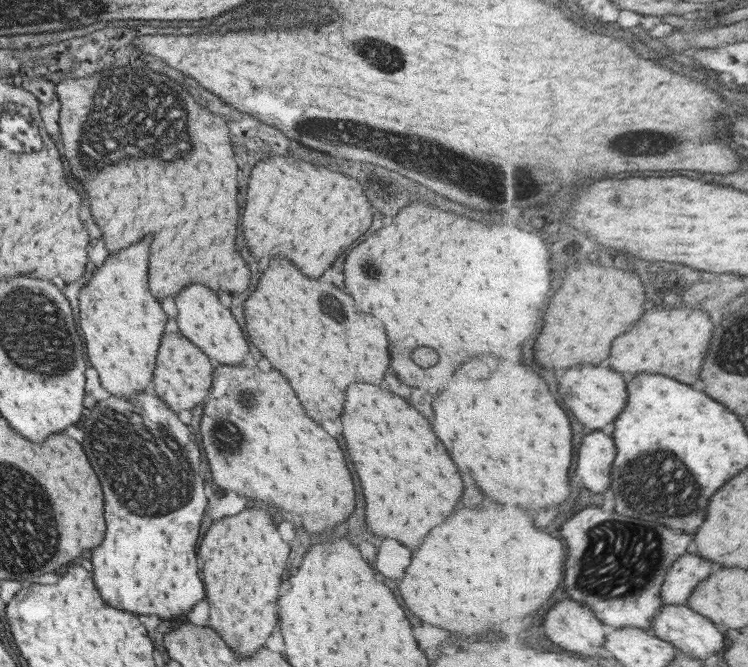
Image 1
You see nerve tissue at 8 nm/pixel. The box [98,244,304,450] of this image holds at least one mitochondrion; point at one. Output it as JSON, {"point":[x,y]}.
{"point":[248,400]}

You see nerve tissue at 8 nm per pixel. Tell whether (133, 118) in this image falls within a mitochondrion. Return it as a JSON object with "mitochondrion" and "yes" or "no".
{"mitochondrion":"yes"}

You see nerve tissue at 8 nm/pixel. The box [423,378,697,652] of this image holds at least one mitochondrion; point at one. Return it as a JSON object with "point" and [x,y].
{"point":[612,552]}

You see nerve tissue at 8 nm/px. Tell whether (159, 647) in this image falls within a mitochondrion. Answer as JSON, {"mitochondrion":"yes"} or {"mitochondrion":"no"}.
{"mitochondrion":"no"}

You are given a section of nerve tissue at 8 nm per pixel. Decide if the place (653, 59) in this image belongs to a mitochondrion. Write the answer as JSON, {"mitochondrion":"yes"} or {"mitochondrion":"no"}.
{"mitochondrion":"no"}

